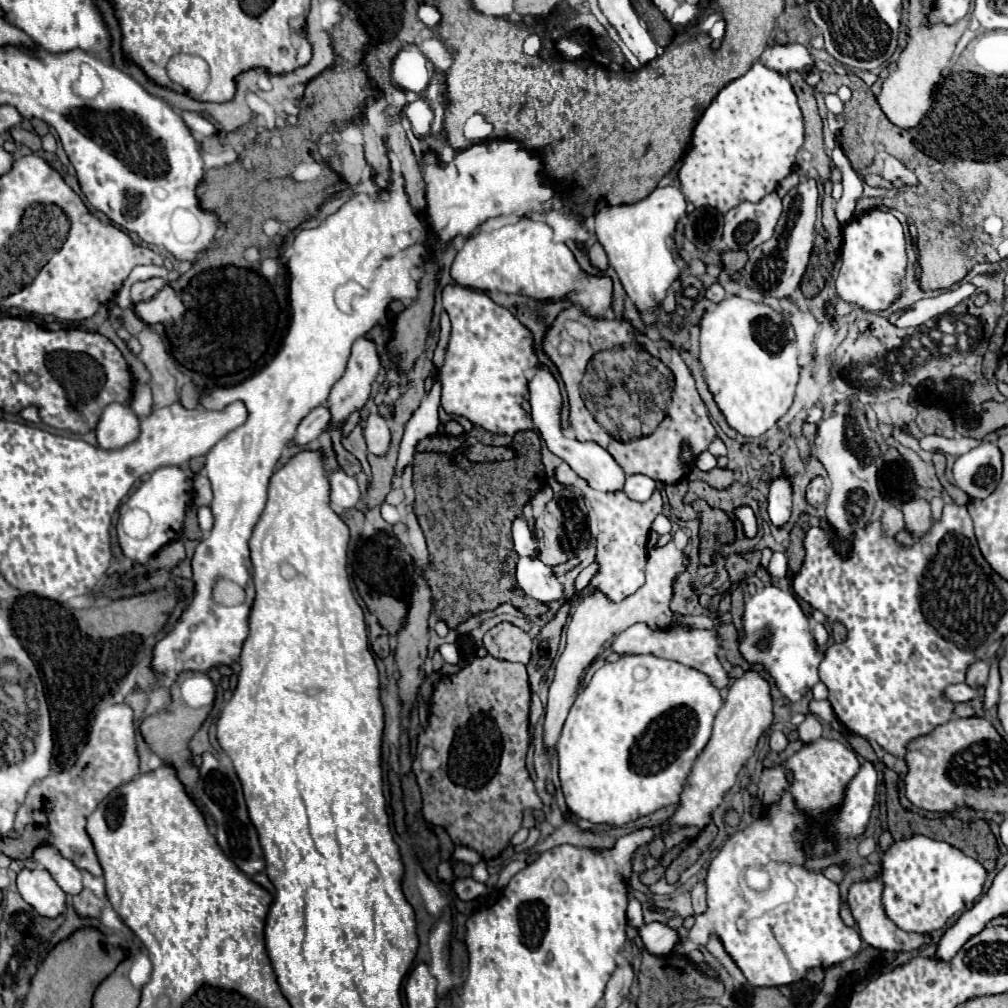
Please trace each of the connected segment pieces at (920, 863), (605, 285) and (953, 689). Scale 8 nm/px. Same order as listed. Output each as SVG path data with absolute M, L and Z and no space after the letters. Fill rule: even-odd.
M915 835L893 843L893 847L883 853L879 877L885 883L883 905L887 915L907 933L931 933L943 929L947 919L977 901L983 893L987 871L979 861L963 855L949 843Z
M525 215L491 218L483 223L457 251L451 265L451 277L457 285L479 291L497 289L553 303L569 299L581 307L585 315L595 319L603 319L613 301L611 277L585 273L571 249L565 243L553 241L553 229L547 223Z
M957 683L957 685L949 685L949 687L943 691L943 695L945 695L945 699L949 699L949 701L953 701L953 703L961 703L961 701L973 699L973 697L977 695L977 691L971 689L971 687L967 687L965 683Z

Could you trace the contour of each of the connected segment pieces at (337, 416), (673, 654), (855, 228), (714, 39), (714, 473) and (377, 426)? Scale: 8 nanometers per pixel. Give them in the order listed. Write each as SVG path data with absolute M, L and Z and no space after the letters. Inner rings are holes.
M365 337L357 339L357 341L353 343L351 359L349 359L349 363L347 363L347 369L345 369L343 377L333 385L333 389L331 389L329 397L327 397L327 409L329 409L329 413L331 413L331 421L329 421L327 431L335 429L335 427L339 427L339 425L345 425L347 417L349 417L353 411L359 411L359 409L367 403L367 399L369 399L369 395L371 395L371 385L373 385L373 381L375 381L375 377L377 377L377 373L379 373L379 367L381 367L381 363L379 363L379 355L377 355L375 343L369 341L369 339L365 339Z
M637 623L633 627L629 627L627 631L623 631L615 643L613 643L613 651L619 653L619 655L639 655L639 653L651 653L651 655L657 655L657 657L663 657L663 659L673 659L677 663L683 663L683 665L689 665L701 673L705 673L711 683L717 687L717 689L723 689L729 685L729 675L727 671L721 667L719 659L717 659L717 651L719 651L719 639L713 631L707 631L707 629L685 629L685 627L675 627L675 629L669 629L669 631L651 631L645 623Z
M879 207L865 211L841 227L841 241L841 269L835 279L837 299L859 305L865 311L883 311L891 307L901 295L901 279L907 269L907 239L899 219L891 211Z
M719 19L715 25L713 25L713 29L709 31L709 37L711 37L711 49L719 49L721 47L721 41L723 41L723 37L725 37L725 19Z
M711 469L707 473L701 473L697 479L703 479L707 485L711 485L713 489L727 489L733 483L733 471L729 469Z
M377 411L369 413L369 417L365 421L363 435L365 435L365 443L367 443L369 453L373 453L373 455L385 455L389 451L391 433L389 433L387 421Z

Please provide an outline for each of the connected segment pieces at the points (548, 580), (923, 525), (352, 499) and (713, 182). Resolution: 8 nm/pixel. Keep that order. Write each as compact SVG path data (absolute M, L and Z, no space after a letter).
M521 557L515 577L521 591L541 603L561 599L561 583L553 575L551 567L543 565L543 561L537 557Z
M917 495L911 501L903 503L903 515L905 515L905 527L915 535L927 533L933 523L929 503Z
M333 471L329 475L329 499L330 507L339 516L343 515L343 511L353 509L359 503L359 485L355 483L355 477L345 475L343 471Z
M757 61L745 75L731 81L719 91L719 95L711 101L711 105L695 125L691 135L691 147L683 155L681 169L677 171L677 177L681 181L681 193L695 207L713 207L719 213L727 213L743 201L759 203L765 195L777 191L781 179L793 173L795 157L799 147L803 145L803 137L805 123L789 79L779 75L777 71L763 67L763 63Z

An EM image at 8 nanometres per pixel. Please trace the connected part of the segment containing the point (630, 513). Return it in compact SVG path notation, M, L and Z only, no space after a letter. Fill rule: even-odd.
M561 463L555 469L555 477L557 477L559 483L571 485L577 491L581 491L589 507L587 519L589 519L591 537L595 540L595 545L597 545L597 557L595 557L595 561L599 563L599 571L591 579L589 591L599 591L599 593L603 593L607 599L611 599L615 603L623 601L629 595L633 595L645 583L647 539L649 539L649 531L651 531L653 519L663 509L661 491L657 489L643 503L629 499L623 491L617 491L617 493L595 491L567 463Z

